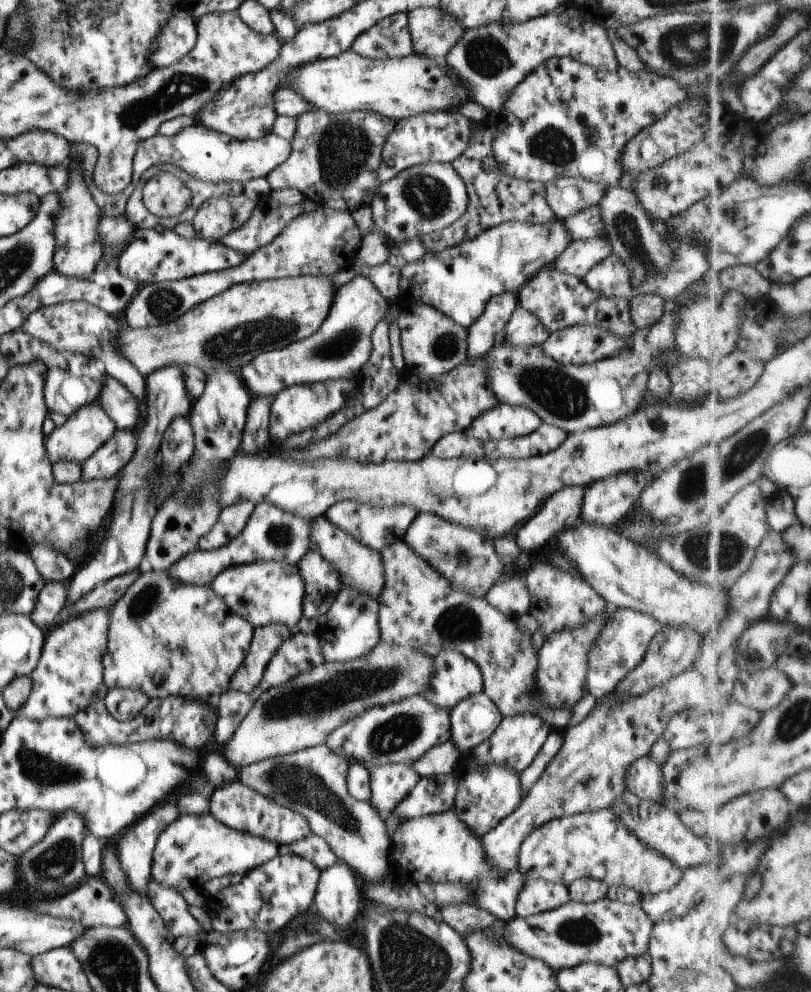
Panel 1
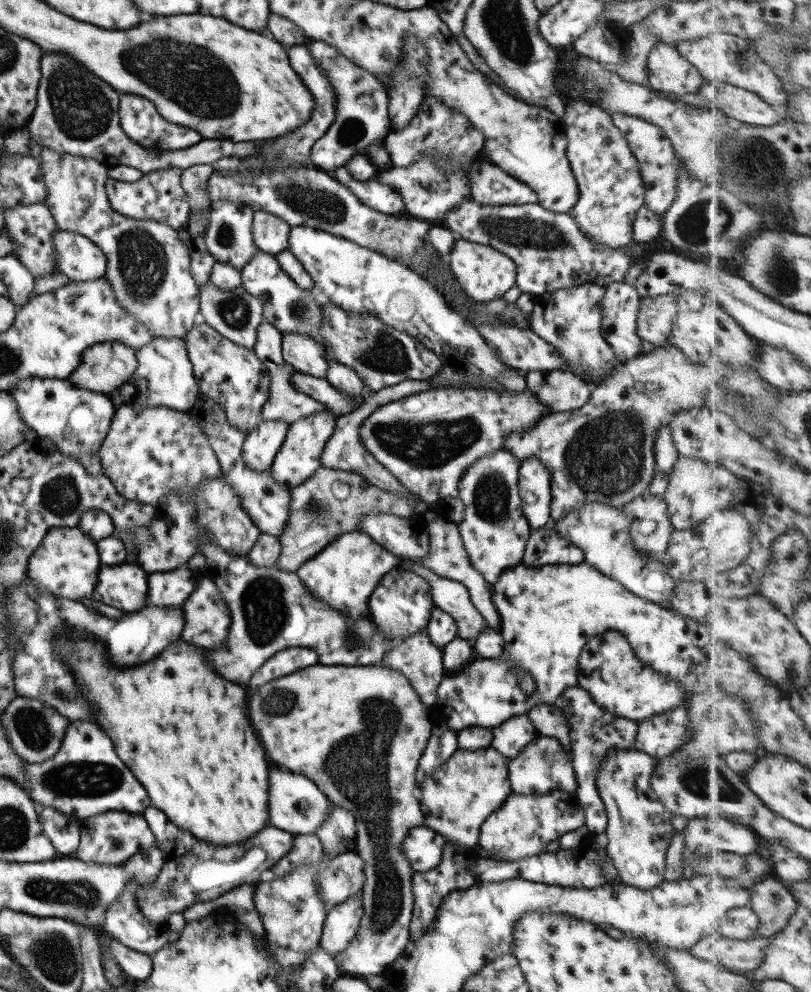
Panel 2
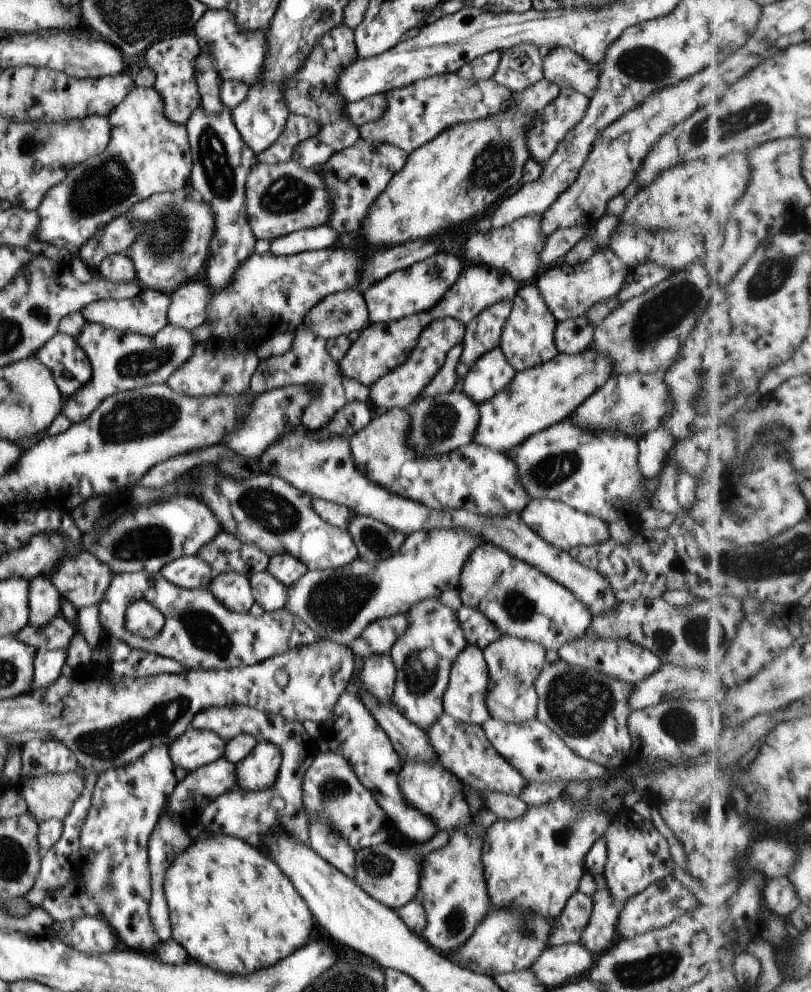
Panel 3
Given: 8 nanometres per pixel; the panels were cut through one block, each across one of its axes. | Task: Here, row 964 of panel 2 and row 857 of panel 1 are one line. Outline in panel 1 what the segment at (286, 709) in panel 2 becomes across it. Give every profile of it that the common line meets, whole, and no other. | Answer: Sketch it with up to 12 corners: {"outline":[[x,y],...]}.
{"outline":[[322,744],[244,766],[237,779],[302,814],[366,885],[398,863],[349,763]]}

